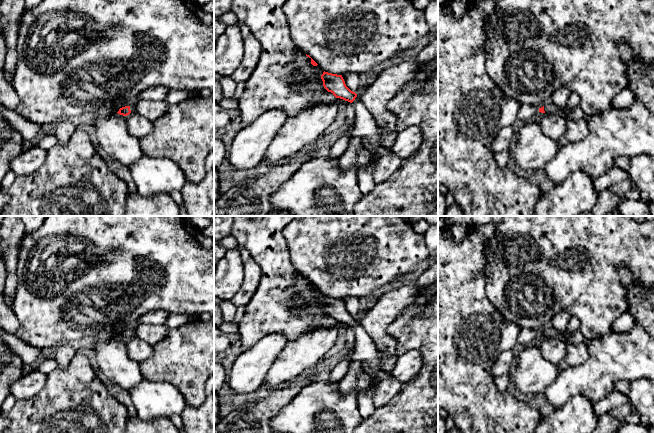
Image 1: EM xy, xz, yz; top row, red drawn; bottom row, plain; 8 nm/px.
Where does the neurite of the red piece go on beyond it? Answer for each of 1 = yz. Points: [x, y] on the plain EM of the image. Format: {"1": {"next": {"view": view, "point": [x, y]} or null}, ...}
{"1": {"next": {"view": "yz", "point": [577, 337]}}}

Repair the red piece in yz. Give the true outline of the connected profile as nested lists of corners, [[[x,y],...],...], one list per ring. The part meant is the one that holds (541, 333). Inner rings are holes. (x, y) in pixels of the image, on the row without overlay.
[[[554,328],[545,329],[539,332],[539,336],[541,337],[548,337],[548,338],[555,338],[558,337],[559,334],[562,334],[566,338],[567,344],[580,344],[584,340],[584,333],[581,330],[577,330],[576,332],[570,332],[568,330],[564,332],[559,332]]]

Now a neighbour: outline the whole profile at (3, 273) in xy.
[[[0,236],[0,301],[4,298],[4,289],[6,284],[6,268],[5,262],[2,258],[2,248],[1,248],[1,236]]]

